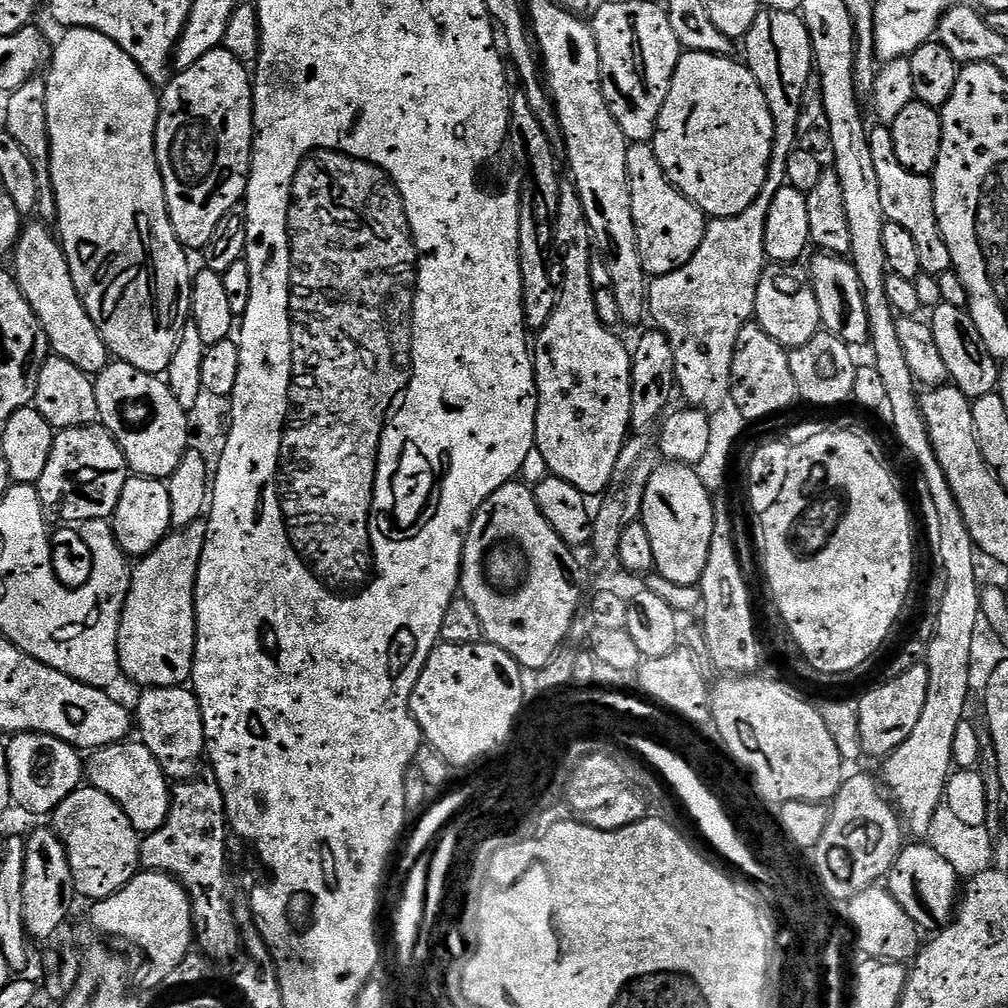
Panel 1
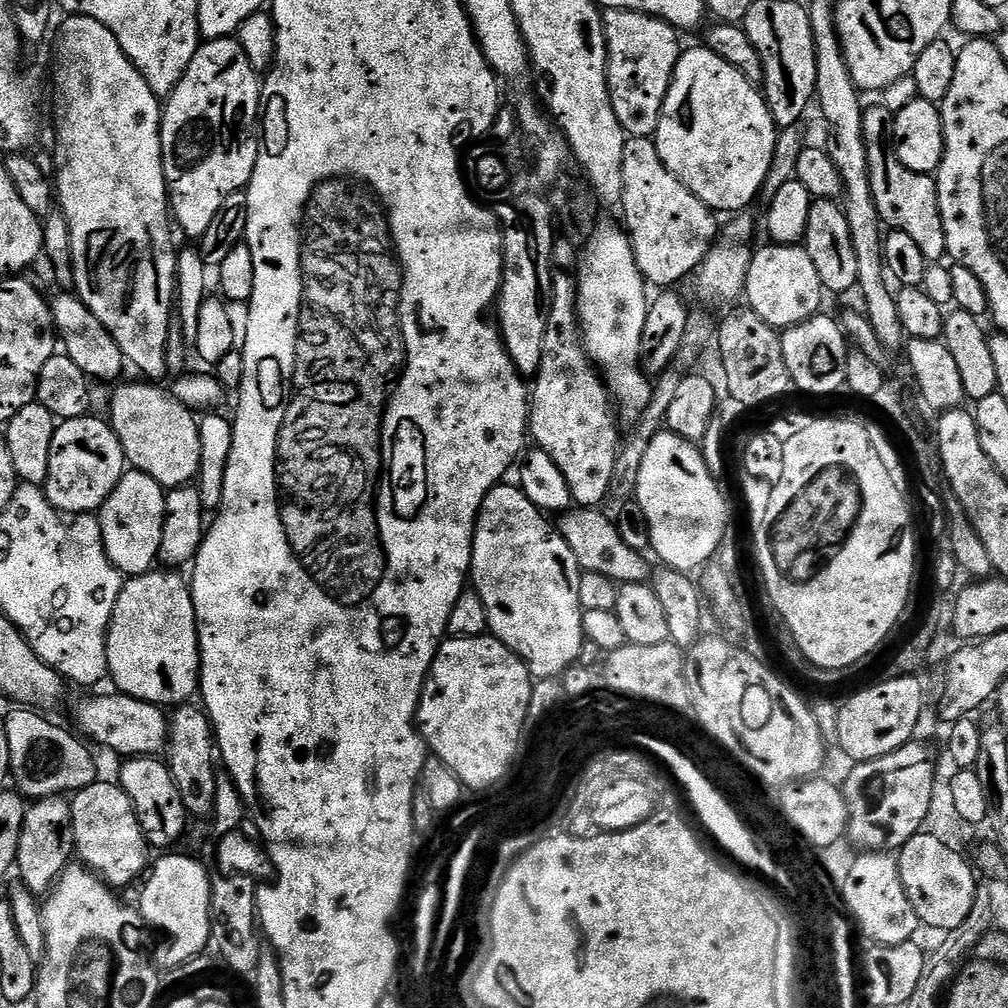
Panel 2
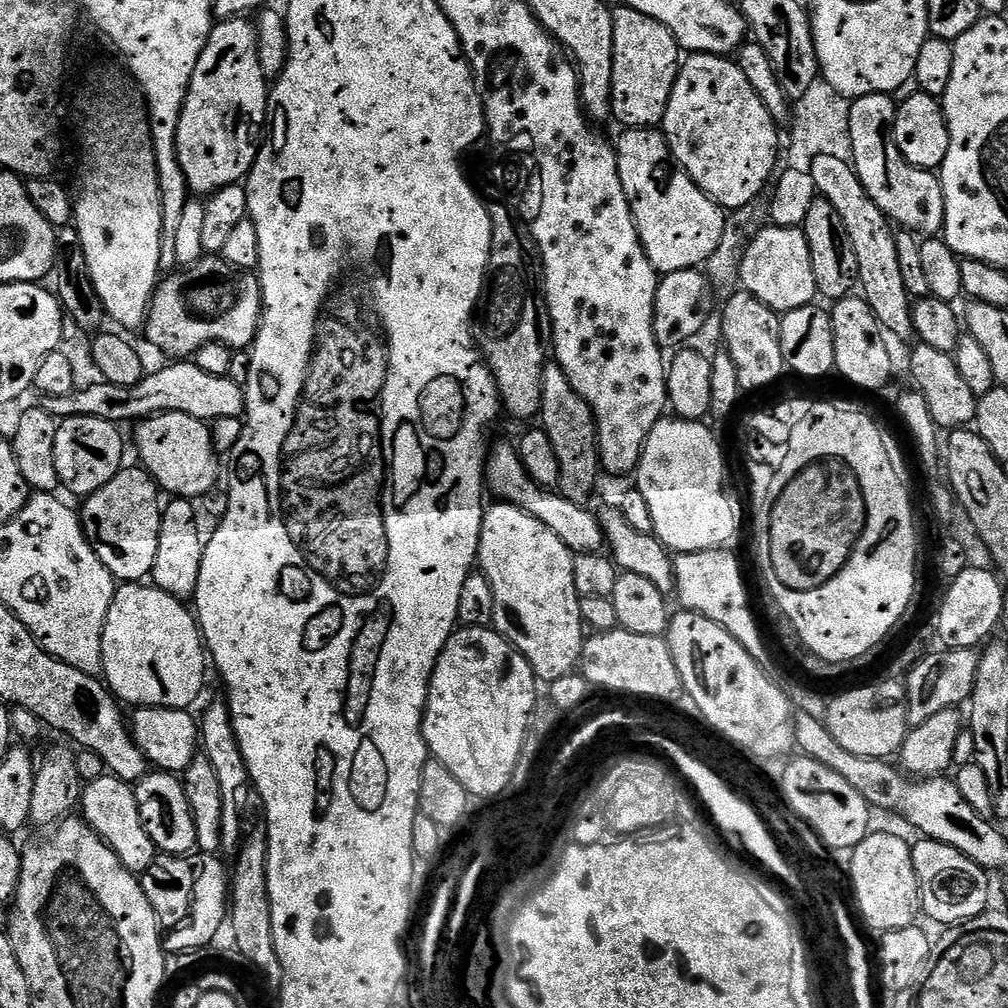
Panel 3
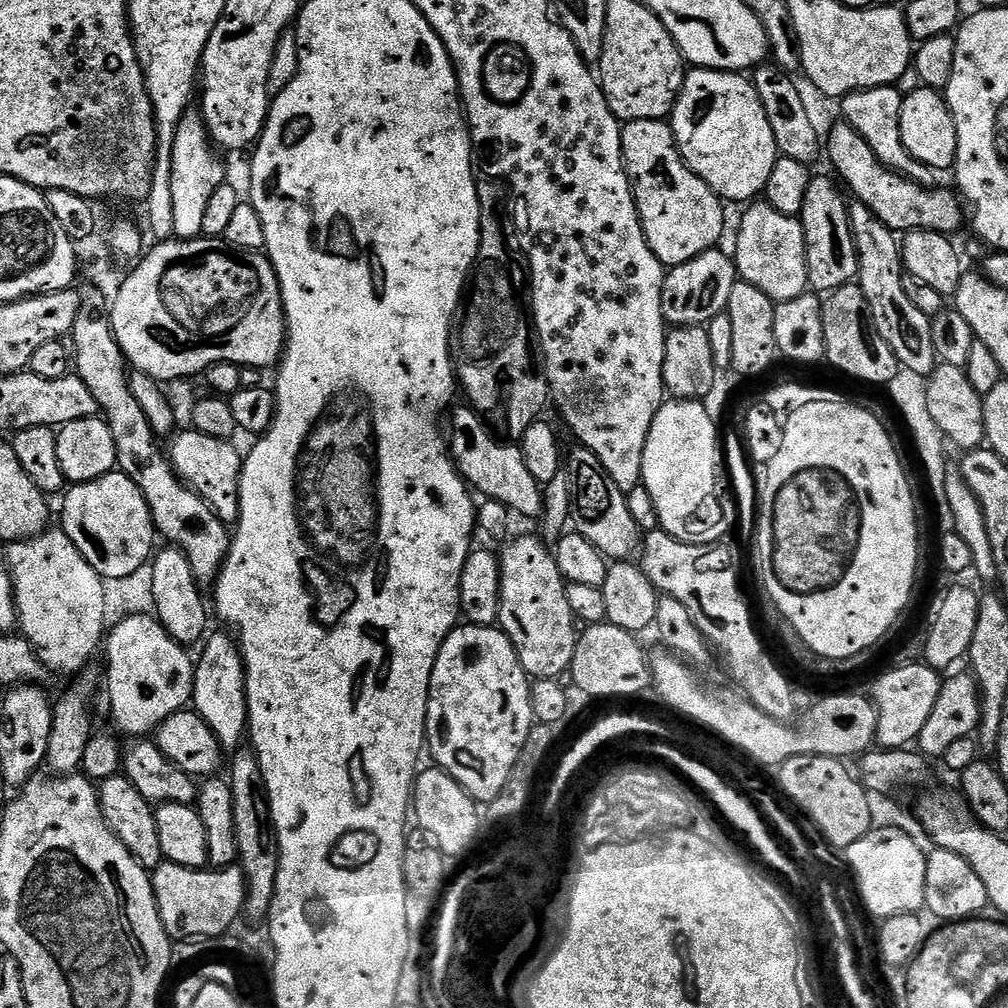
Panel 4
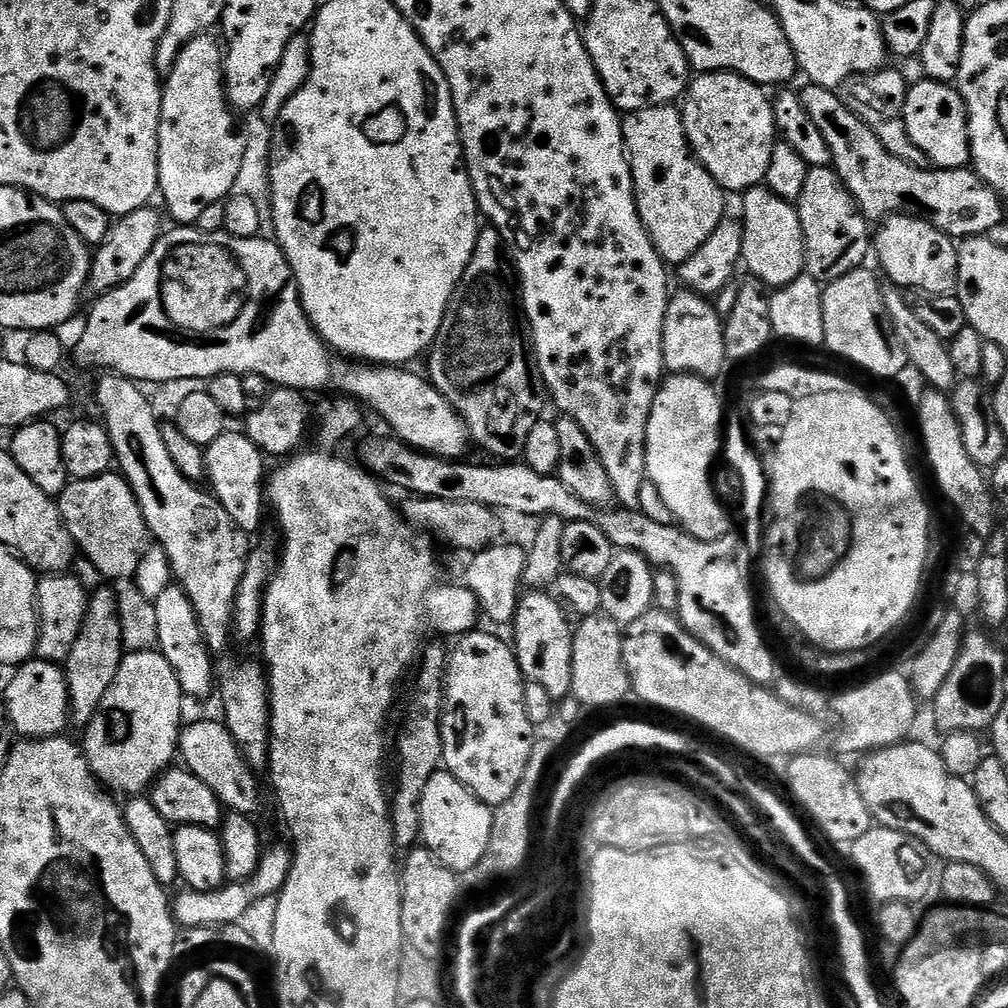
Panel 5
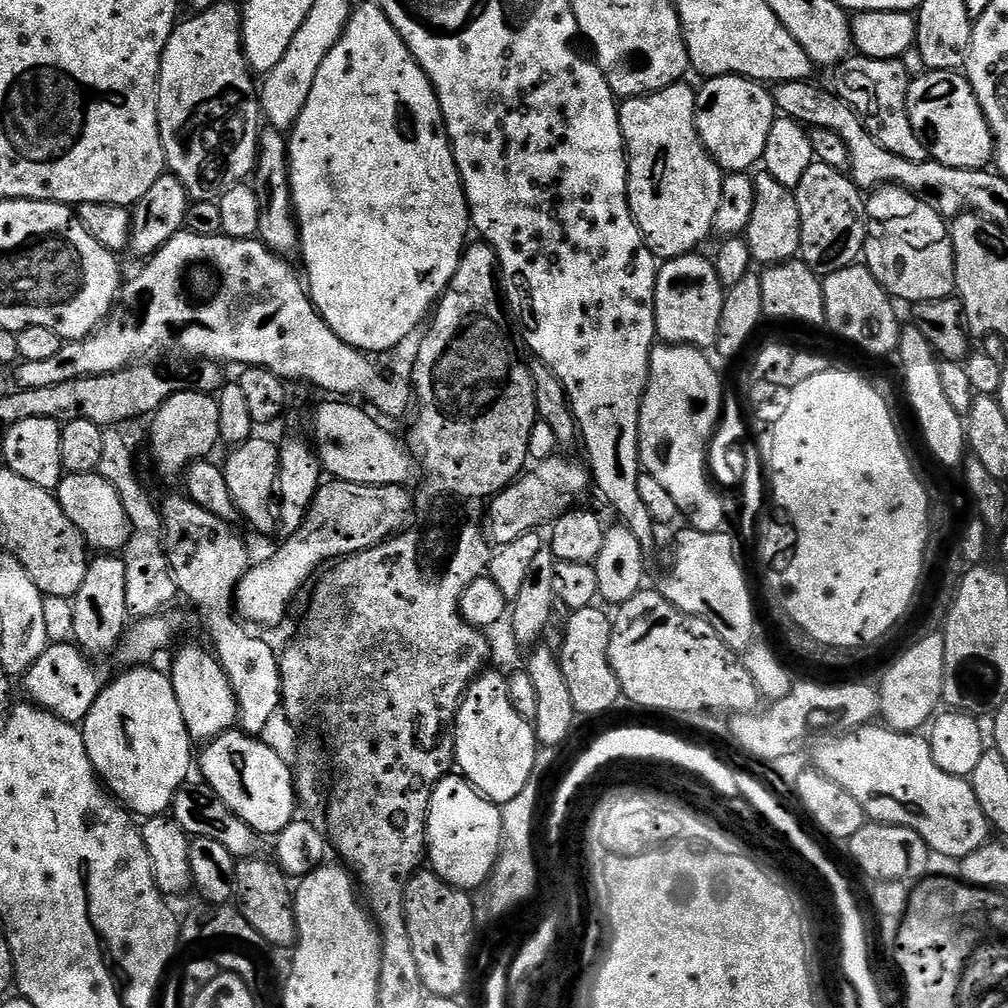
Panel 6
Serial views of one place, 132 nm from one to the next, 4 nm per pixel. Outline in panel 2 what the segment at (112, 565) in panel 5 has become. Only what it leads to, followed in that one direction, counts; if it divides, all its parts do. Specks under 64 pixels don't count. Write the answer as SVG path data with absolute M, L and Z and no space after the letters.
M135 470L125 471L124 477L114 486L110 498L98 513L102 526L102 542L110 562L125 577L140 576L153 571L162 546L164 525L164 497L166 489L150 474Z

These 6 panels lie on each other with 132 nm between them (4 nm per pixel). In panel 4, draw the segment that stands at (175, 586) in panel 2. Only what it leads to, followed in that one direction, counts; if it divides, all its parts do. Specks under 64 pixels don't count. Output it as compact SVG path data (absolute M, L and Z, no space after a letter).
M155 615L130 616L111 625L106 636L106 652L107 648L108 700L112 703L112 716L116 719L117 726L125 732L125 737L147 737L155 733L163 720L189 707L196 673L193 657L188 657L189 649L185 645L170 638L170 634L160 625Z

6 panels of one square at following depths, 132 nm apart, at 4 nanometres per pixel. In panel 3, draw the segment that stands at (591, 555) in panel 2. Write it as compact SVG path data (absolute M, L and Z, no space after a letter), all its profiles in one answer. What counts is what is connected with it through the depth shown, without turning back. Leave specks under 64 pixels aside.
M500 444L491 449L486 457L486 488L492 492L497 501L505 504L513 504L526 514L538 518L542 526L550 526L558 538L572 551L573 554L581 552L600 552L605 547L604 531L597 515L587 512L584 504L576 504L560 495L556 490L545 490L530 478L530 474L520 461L520 453L515 447L508 444Z

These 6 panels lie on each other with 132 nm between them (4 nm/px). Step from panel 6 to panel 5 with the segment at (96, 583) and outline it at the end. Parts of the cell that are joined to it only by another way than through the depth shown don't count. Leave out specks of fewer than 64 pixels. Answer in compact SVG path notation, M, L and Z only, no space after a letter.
M111 587L93 591L88 598L88 609L78 638L63 665L64 676L68 679L68 711L73 725L87 726L90 718L94 718L102 698L106 698L106 690L110 690L118 674L125 655L115 591Z

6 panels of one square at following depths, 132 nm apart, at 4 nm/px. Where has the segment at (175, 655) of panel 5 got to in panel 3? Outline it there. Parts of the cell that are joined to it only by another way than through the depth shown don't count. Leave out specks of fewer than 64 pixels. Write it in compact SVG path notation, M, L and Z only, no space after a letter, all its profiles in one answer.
M172 498L163 505L160 514L160 533L158 534L158 554L154 554L154 566L150 580L155 587L162 589L174 598L188 602L195 597L198 586L198 570L202 566L202 554L206 543L200 537L200 528L196 525L196 508L191 499Z

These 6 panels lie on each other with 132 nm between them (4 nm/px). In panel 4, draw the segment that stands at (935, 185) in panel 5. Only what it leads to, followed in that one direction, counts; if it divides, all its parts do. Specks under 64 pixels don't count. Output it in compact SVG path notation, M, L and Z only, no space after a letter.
M839 122L826 132L826 160L836 167L835 175L842 181L855 199L865 204L891 232L907 234L909 232L942 232L953 234L960 227L965 227L966 212L962 200L955 191L947 192L941 186L923 188L913 180L907 180L897 172L885 168L882 162L870 150L870 146L852 129L847 122Z

